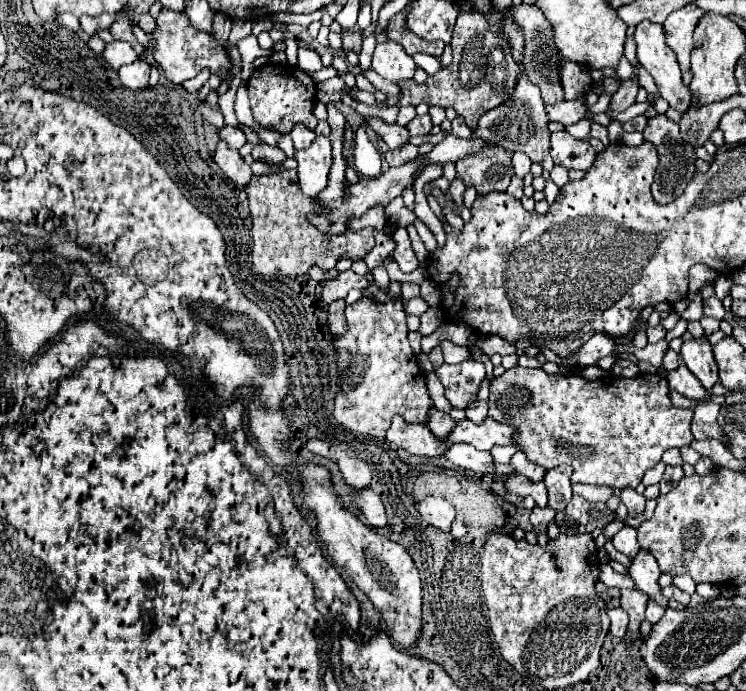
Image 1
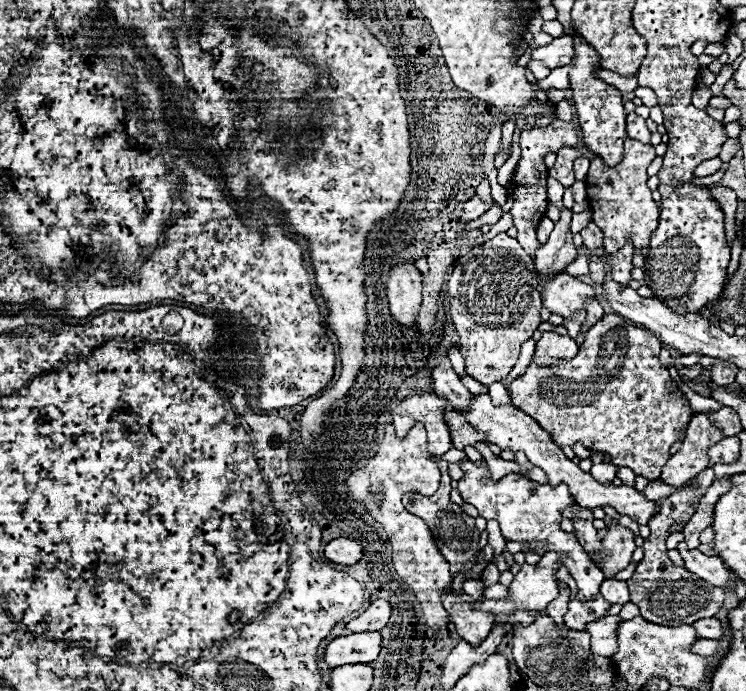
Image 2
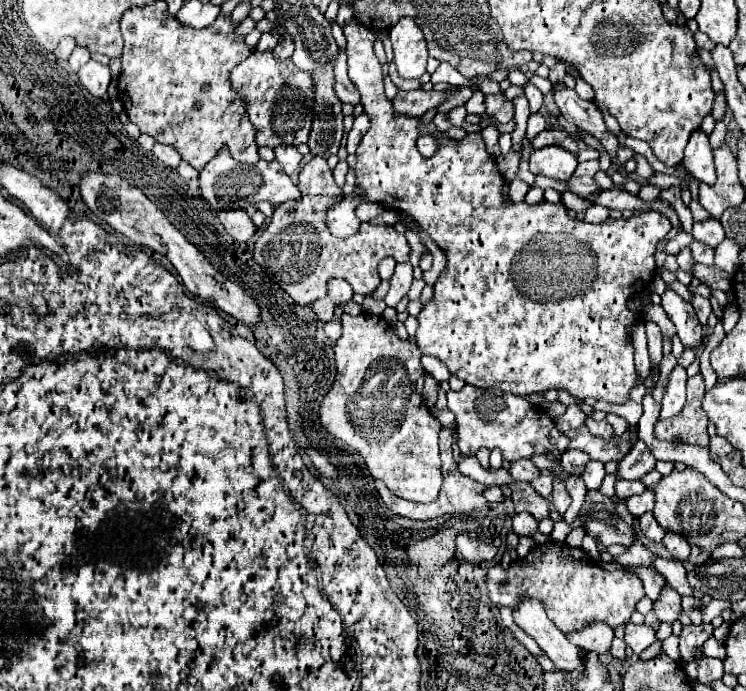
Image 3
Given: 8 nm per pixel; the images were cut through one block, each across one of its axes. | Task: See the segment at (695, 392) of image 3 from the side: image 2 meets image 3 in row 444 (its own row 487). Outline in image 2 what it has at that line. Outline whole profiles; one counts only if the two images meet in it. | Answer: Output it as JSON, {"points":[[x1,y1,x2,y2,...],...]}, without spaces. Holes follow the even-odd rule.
{"points":[[706,468,704,472,698,474,698,486,692,490,680,490,664,500,658,502,660,512,650,518,648,526,652,534,644,540,644,558,638,562,634,576,628,580,630,588,630,602,640,608,640,616,648,622,662,624,662,626,682,626,682,624,692,624,700,618,712,618,724,602,724,590,716,588,698,576,692,576,682,566,676,566,670,562,666,554,666,538,668,538,668,528,678,522,678,520,690,520,692,512,696,510,696,504,690,504,690,500,704,496,706,488,714,482,714,470]]}

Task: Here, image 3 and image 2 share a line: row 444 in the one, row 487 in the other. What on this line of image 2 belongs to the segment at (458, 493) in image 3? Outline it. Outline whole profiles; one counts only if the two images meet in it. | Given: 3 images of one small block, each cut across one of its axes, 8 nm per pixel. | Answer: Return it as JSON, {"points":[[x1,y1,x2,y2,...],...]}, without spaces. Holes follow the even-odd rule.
{"points":[[439,460,437,464,441,471,441,482,438,492,432,494,432,496,423,496,408,492,403,495,402,503,406,506,408,512,412,512,414,516,422,518,428,524,428,528,432,528,432,536,436,536,436,546,440,548,440,554,444,556,444,560,450,564,452,576,456,576,458,572,464,572,466,580,470,580,470,570,476,566,478,554,480,554,480,548,478,548,480,532,474,526,474,518,470,518,468,514,464,514,462,508,450,500,450,490,452,490,452,487,448,471,449,463],[466,530,468,530,468,534,466,534],[470,530,476,530,476,532,470,534]]}

